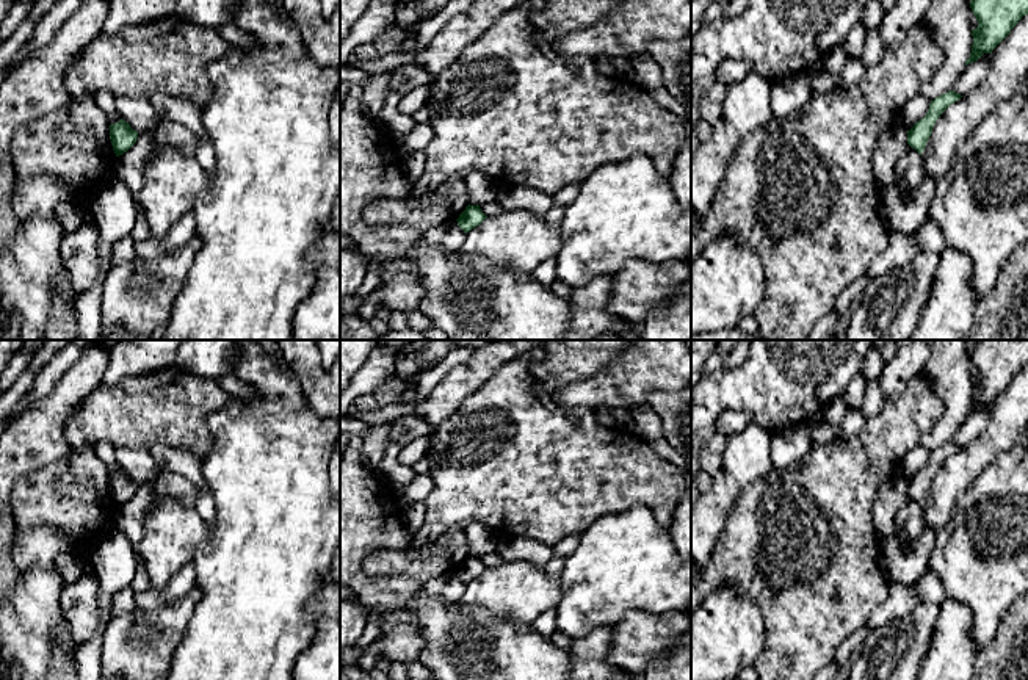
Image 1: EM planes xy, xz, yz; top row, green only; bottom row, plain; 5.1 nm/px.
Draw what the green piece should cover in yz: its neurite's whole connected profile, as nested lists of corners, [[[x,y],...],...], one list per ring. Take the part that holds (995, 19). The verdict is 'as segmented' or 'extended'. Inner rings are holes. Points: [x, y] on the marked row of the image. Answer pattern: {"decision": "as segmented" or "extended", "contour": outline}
{"decision": "as segmented", "contour": [[[972,0],[970,8],[978,27],[972,30],[972,53],[965,66],[978,61],[984,53],[992,53],[1019,20],[1028,14],[1028,0]]]}

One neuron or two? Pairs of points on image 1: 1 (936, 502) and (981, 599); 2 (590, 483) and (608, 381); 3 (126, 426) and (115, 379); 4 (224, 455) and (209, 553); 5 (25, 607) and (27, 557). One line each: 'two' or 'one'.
1: two
2: two
3: two
4: one
5: two

